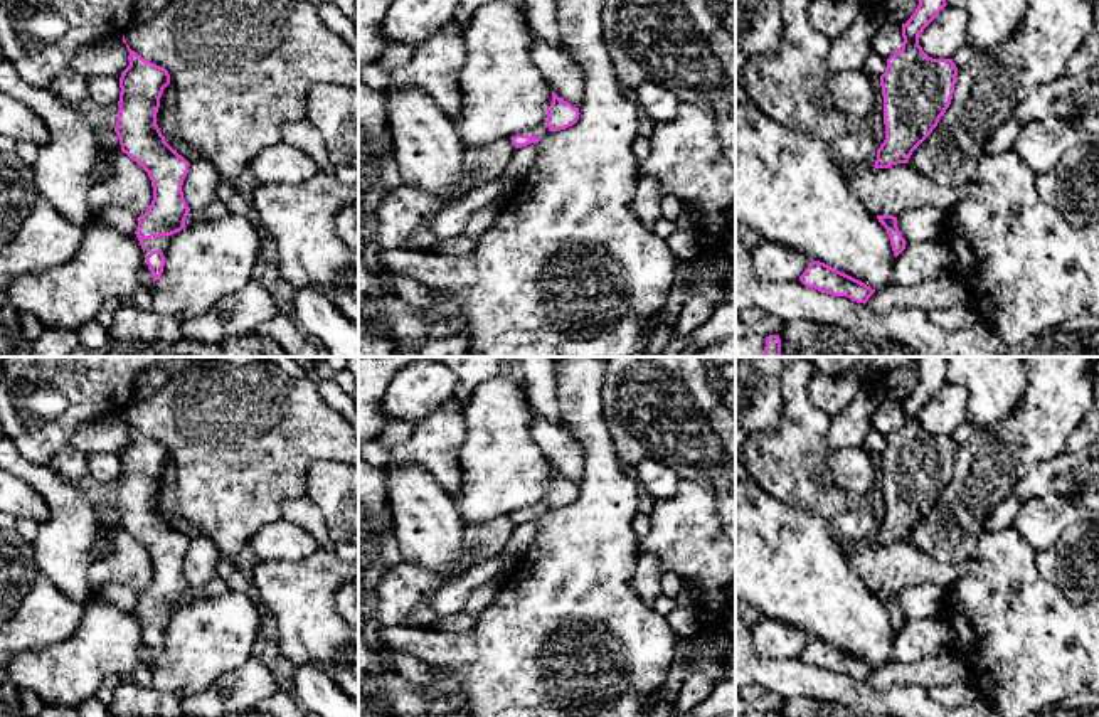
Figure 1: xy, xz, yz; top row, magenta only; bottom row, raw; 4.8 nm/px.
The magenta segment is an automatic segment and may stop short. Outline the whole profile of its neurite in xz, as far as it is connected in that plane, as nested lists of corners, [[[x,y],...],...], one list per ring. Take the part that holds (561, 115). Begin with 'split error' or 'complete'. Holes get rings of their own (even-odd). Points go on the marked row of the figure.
complete; [[[552,91],[552,103],[547,108],[547,126],[549,131],[559,131],[572,126],[579,120],[579,108],[572,106],[571,103],[560,99],[554,91]]]

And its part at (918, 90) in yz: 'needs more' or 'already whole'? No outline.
already whole

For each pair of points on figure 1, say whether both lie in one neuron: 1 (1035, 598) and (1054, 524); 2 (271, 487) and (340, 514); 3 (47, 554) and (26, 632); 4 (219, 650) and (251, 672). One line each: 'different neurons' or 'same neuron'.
1: different neurons
2: different neurons
3: different neurons
4: different neurons

